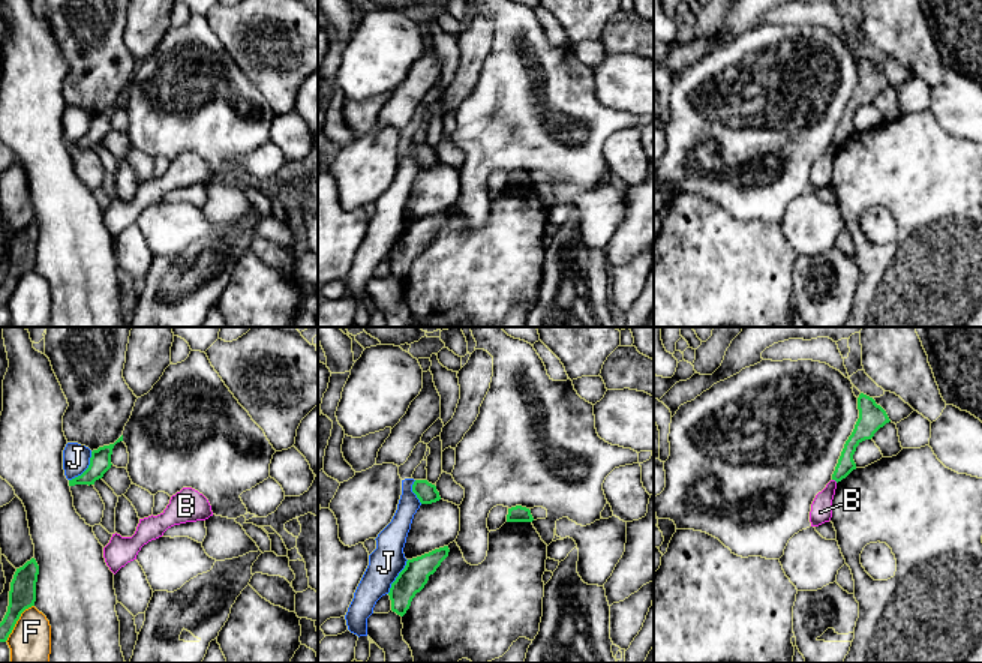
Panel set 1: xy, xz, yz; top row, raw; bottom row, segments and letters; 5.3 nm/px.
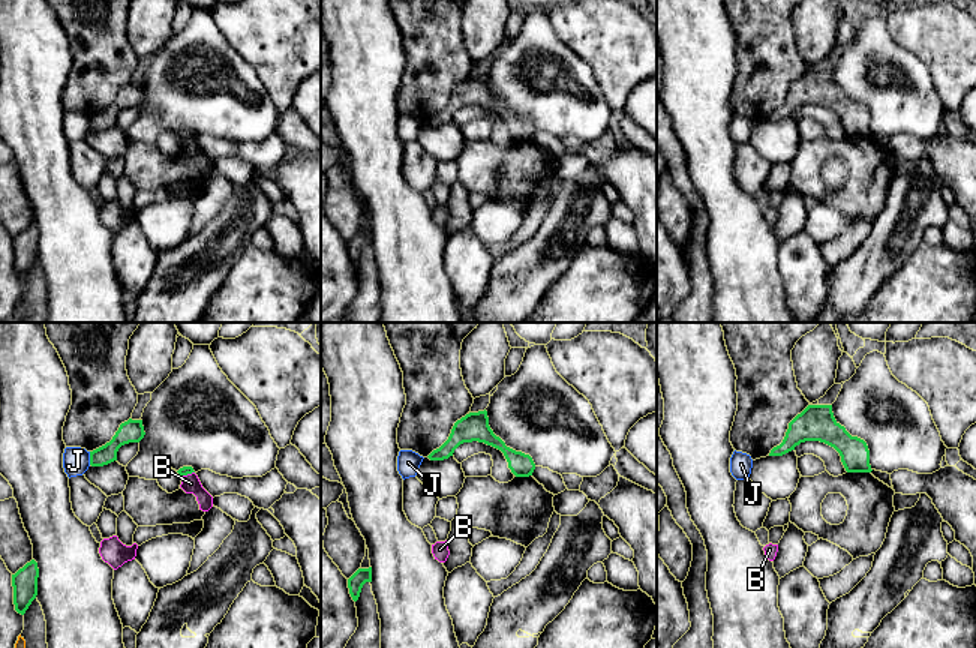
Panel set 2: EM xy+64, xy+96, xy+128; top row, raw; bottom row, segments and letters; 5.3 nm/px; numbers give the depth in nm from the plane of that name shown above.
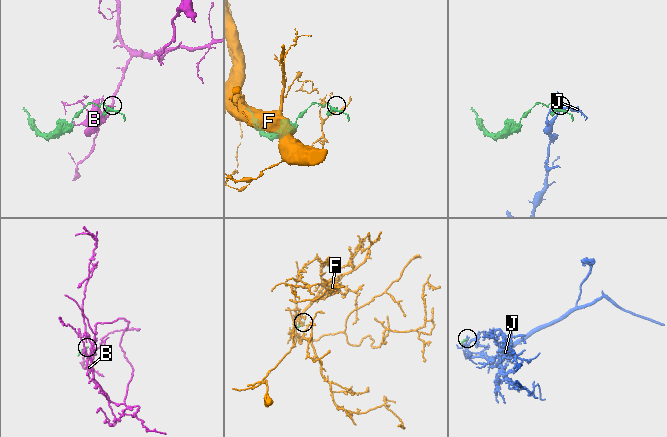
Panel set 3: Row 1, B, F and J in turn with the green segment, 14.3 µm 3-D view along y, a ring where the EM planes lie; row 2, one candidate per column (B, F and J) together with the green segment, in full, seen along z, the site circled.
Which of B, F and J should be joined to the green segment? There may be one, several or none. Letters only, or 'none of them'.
none of them

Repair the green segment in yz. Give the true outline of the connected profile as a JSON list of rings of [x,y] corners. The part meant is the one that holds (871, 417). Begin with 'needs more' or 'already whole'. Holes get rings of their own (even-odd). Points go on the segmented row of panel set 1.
already whole; [[[861,393],[858,398],[858,410],[859,418],[852,435],[844,444],[844,448],[832,474],[832,480],[837,483],[846,478],[853,470],[856,470],[856,464],[853,460],[856,447],[862,441],[871,440],[880,428],[891,422],[886,411],[877,405],[873,398],[864,393]]]

